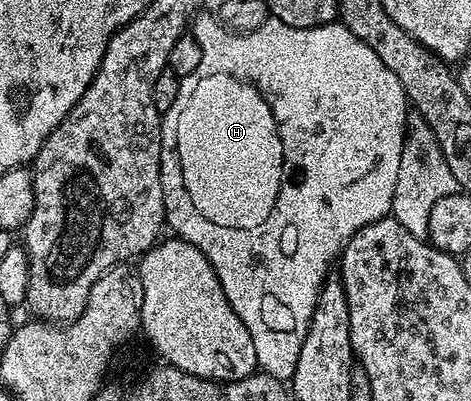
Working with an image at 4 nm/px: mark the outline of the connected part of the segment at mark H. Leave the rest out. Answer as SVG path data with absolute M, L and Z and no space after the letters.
M269 19L261 27L257 27L257 31L231 35L228 38L216 53L204 52L201 63L197 63L197 71L191 73L189 79L195 84L195 93L191 93L191 101L187 101L187 107L183 107L179 129L163 129L164 150L170 154L180 149L177 165L183 172L183 177L164 176L163 208L168 214L200 212L211 224L217 225L215 233L223 242L208 247L207 258L215 268L228 303L237 311L241 323L245 323L253 338L253 351L259 360L258 368L270 377L287 383L295 376L299 352L307 338L307 330L311 328L311 316L315 314L315 302L319 300L319 291L328 276L327 264L331 261L331 253L342 254L344 245L352 235L391 213L403 145L409 130L409 98L397 75L393 75L393 71L389 71L389 67L381 63L373 47L353 35L353 31L349 31L342 23L298 29Z

